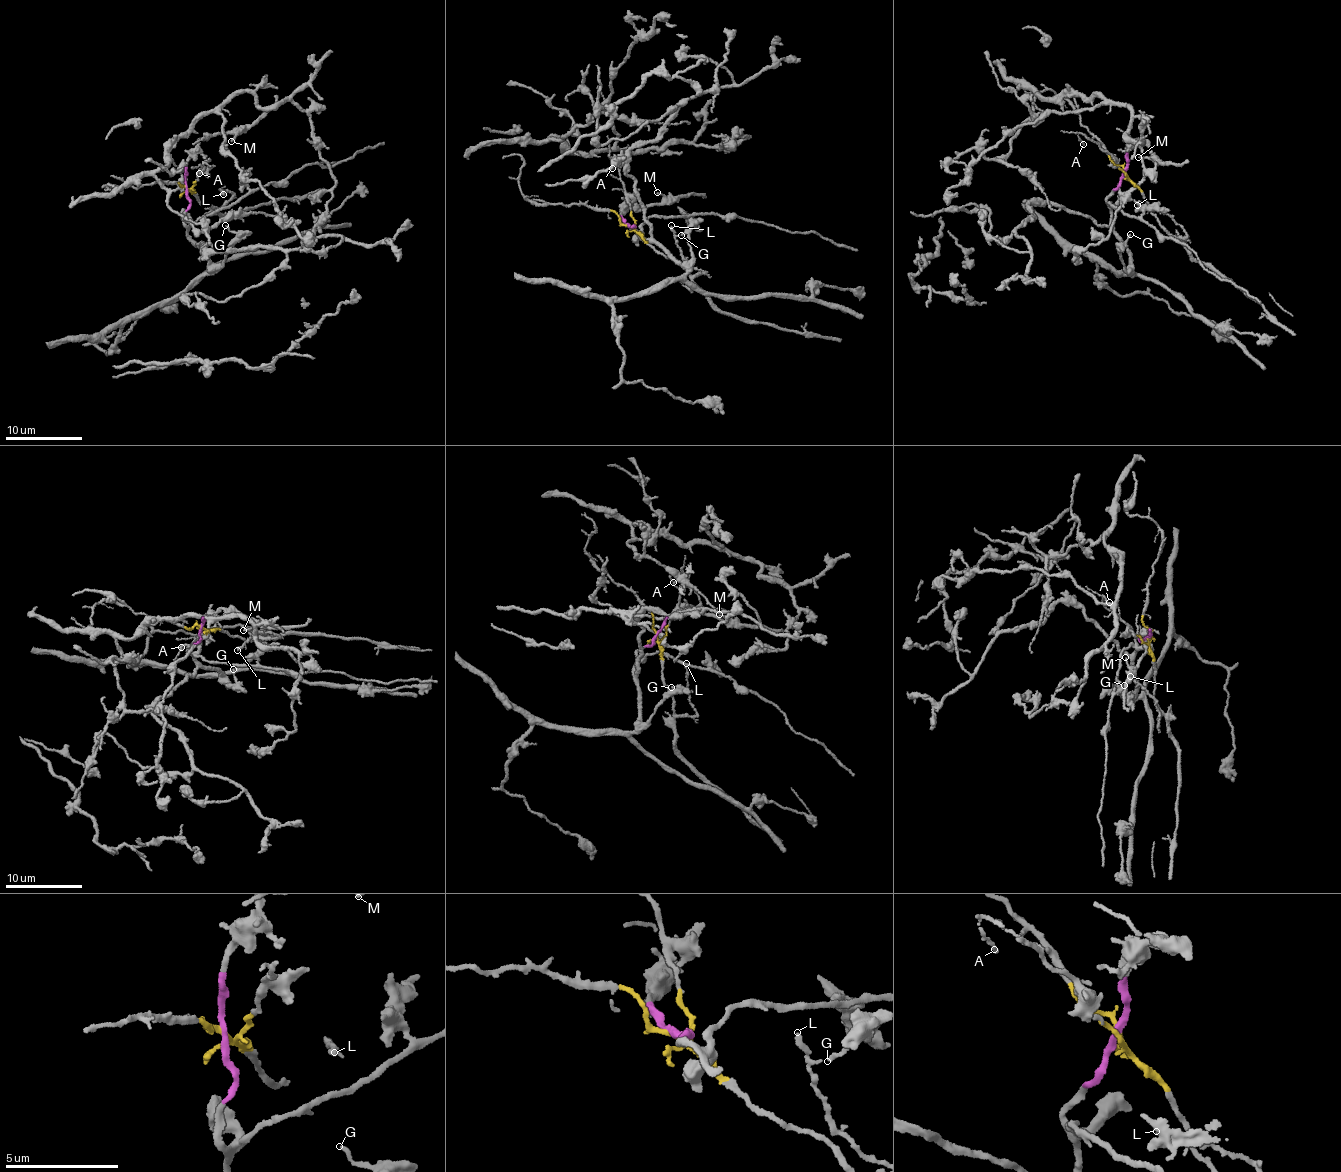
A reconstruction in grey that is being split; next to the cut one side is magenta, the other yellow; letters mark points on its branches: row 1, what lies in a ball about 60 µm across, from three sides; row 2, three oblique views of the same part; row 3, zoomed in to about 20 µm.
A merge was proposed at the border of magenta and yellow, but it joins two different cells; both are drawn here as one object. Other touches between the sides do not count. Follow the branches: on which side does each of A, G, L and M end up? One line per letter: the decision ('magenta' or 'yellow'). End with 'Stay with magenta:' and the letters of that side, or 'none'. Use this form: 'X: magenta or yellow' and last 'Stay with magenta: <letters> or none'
A: yellow
G: magenta
L: yellow
M: magenta
Stay with magenta: G, M

